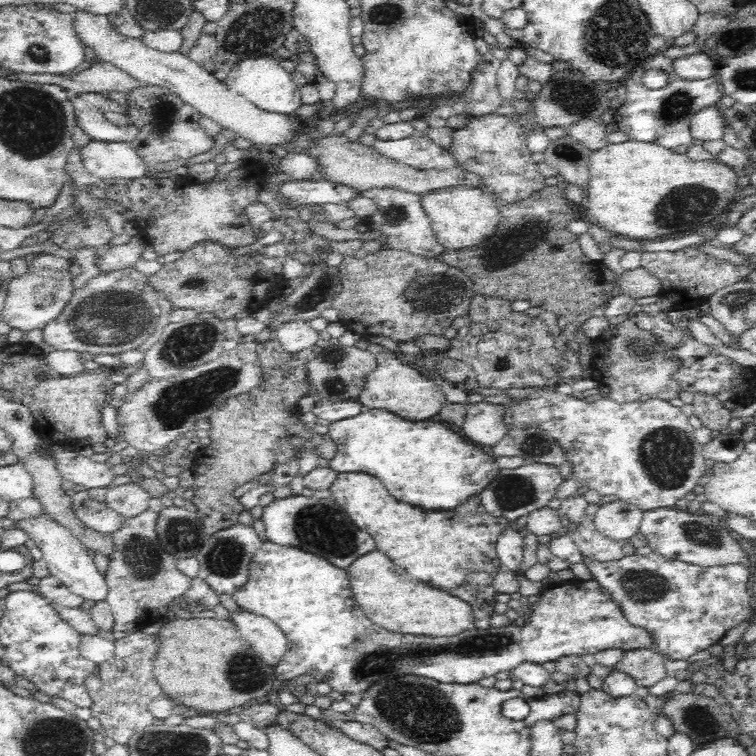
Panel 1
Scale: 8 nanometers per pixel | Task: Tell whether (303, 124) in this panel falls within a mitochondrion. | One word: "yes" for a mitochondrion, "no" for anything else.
no

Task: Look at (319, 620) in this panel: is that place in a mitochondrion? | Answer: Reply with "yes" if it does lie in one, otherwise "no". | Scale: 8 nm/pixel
no

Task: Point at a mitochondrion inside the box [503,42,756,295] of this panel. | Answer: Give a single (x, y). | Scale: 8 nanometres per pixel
(690, 207)

